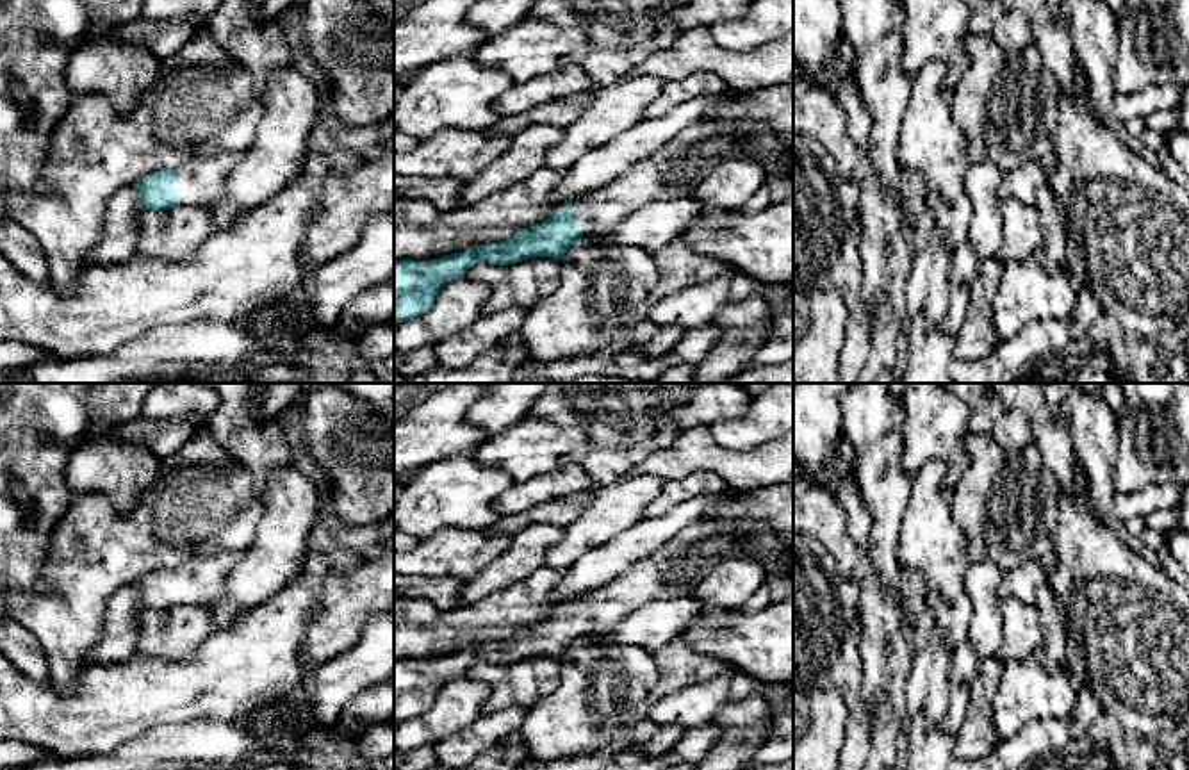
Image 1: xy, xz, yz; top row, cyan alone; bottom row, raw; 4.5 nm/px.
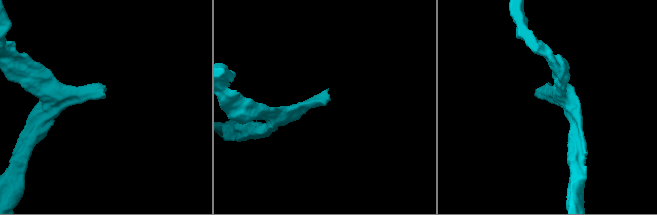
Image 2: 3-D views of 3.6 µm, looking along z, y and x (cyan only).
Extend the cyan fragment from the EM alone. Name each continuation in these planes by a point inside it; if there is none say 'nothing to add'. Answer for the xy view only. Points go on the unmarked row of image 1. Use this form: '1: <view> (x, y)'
1: xy (202, 578)

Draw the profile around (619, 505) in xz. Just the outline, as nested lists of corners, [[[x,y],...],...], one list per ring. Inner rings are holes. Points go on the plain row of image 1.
[[[642,474],[594,485],[590,503],[547,547],[545,565],[569,569],[585,553],[611,542],[635,526],[644,517],[644,510],[661,494],[663,483],[658,476]]]

